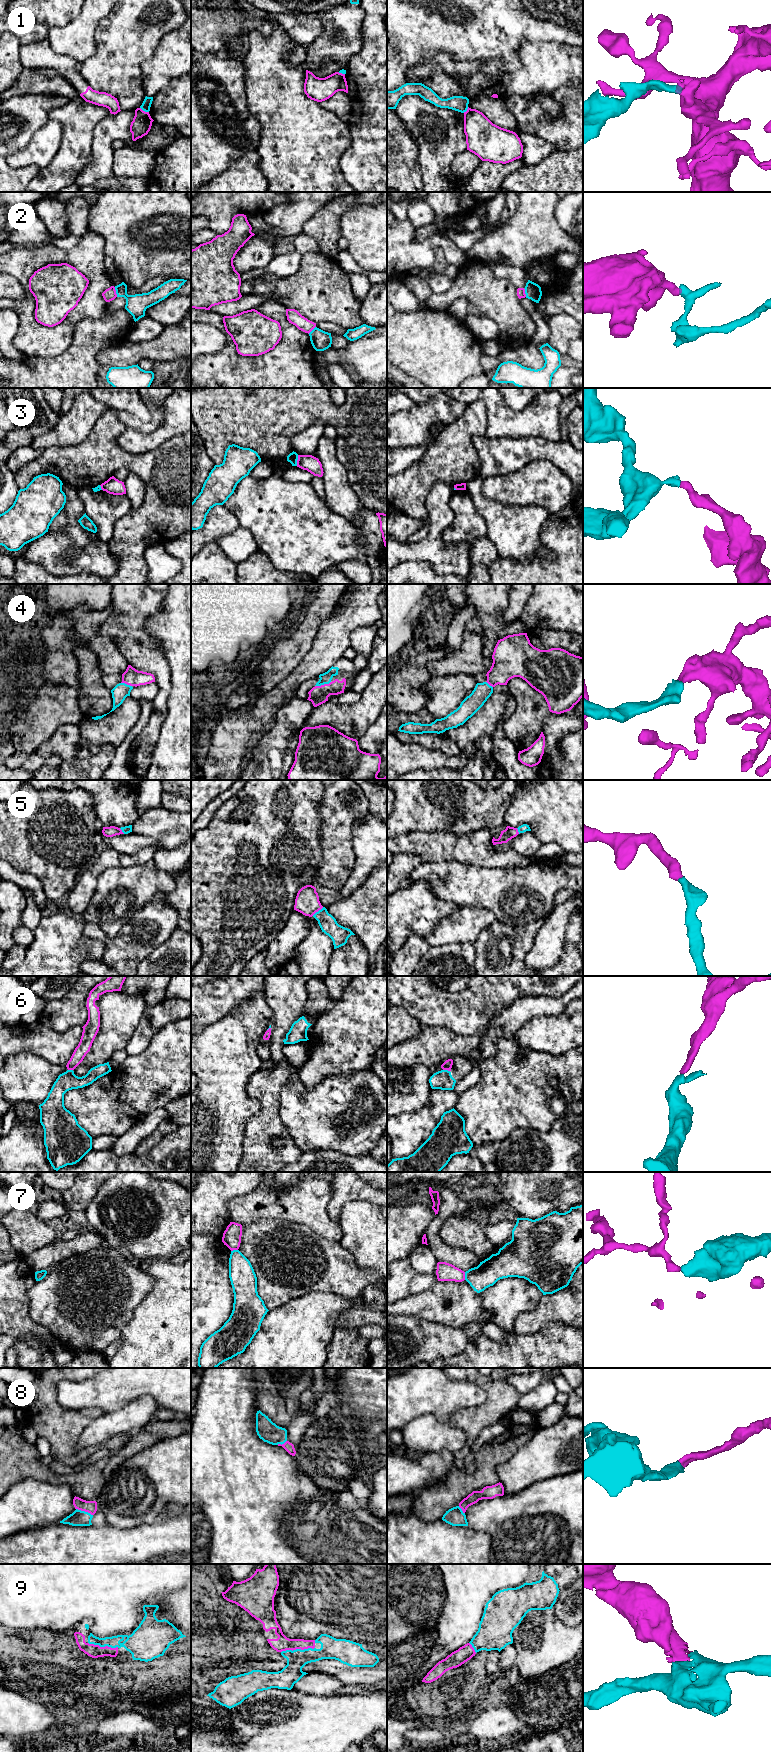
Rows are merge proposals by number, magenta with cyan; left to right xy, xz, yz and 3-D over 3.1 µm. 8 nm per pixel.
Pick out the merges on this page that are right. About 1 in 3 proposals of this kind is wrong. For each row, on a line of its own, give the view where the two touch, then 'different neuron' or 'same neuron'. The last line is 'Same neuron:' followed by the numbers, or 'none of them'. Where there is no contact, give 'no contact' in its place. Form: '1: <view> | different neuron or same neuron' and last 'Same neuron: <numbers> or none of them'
1: xy | different neuron
2: xy | different neuron
3: xz | different neuron
4: xz | same neuron
5: xz | same neuron
6: yz | same neuron
7: yz | different neuron
8: xy | same neuron
9: xz | same neuron
Same neuron: 4, 5, 6, 8, 9

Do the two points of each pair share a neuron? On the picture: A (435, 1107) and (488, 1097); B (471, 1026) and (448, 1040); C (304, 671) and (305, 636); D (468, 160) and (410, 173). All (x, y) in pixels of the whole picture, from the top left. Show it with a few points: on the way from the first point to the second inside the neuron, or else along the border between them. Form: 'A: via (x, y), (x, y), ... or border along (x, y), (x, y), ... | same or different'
A: border along (460, 1095), (453, 1107) | different
B: border along (434, 1025), (440, 1025), (457, 1034), (479, 1037) | different
C: border along (316, 633), (311, 647), (290, 672) | different
D: via (454, 163), (424, 163) | same

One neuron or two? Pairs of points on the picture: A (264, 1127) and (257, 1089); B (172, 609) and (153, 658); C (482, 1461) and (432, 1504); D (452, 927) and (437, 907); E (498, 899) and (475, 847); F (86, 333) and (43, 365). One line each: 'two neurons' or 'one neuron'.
A: one neuron
B: two neurons
C: one neuron
D: two neurons
E: two neurons
F: one neuron

